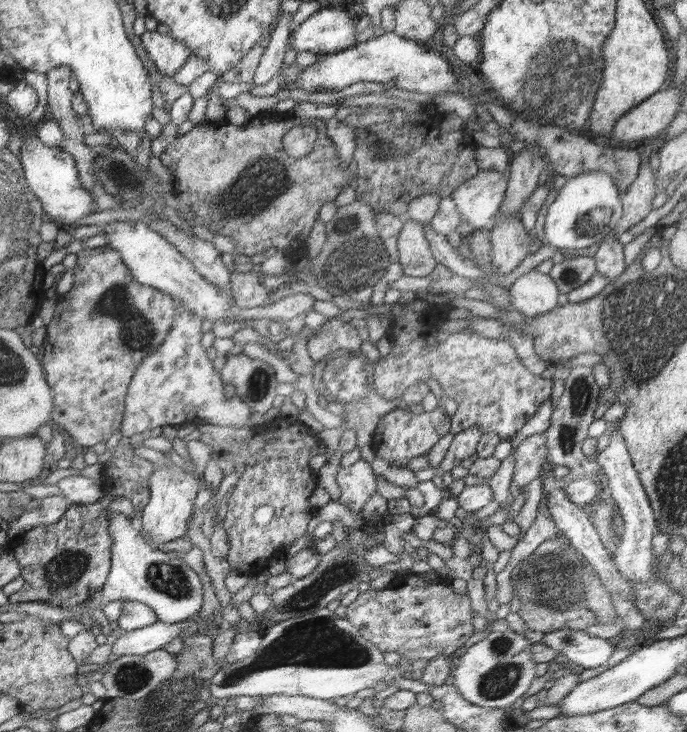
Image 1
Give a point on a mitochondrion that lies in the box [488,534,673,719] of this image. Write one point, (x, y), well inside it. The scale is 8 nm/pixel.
(552, 576)

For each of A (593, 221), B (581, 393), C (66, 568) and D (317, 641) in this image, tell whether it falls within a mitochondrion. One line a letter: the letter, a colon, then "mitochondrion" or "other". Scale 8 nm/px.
A: mitochondrion
B: mitochondrion
C: mitochondrion
D: mitochondrion

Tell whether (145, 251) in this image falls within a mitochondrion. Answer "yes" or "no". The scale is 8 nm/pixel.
no

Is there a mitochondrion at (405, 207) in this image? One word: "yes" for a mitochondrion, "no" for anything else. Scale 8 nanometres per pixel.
no

